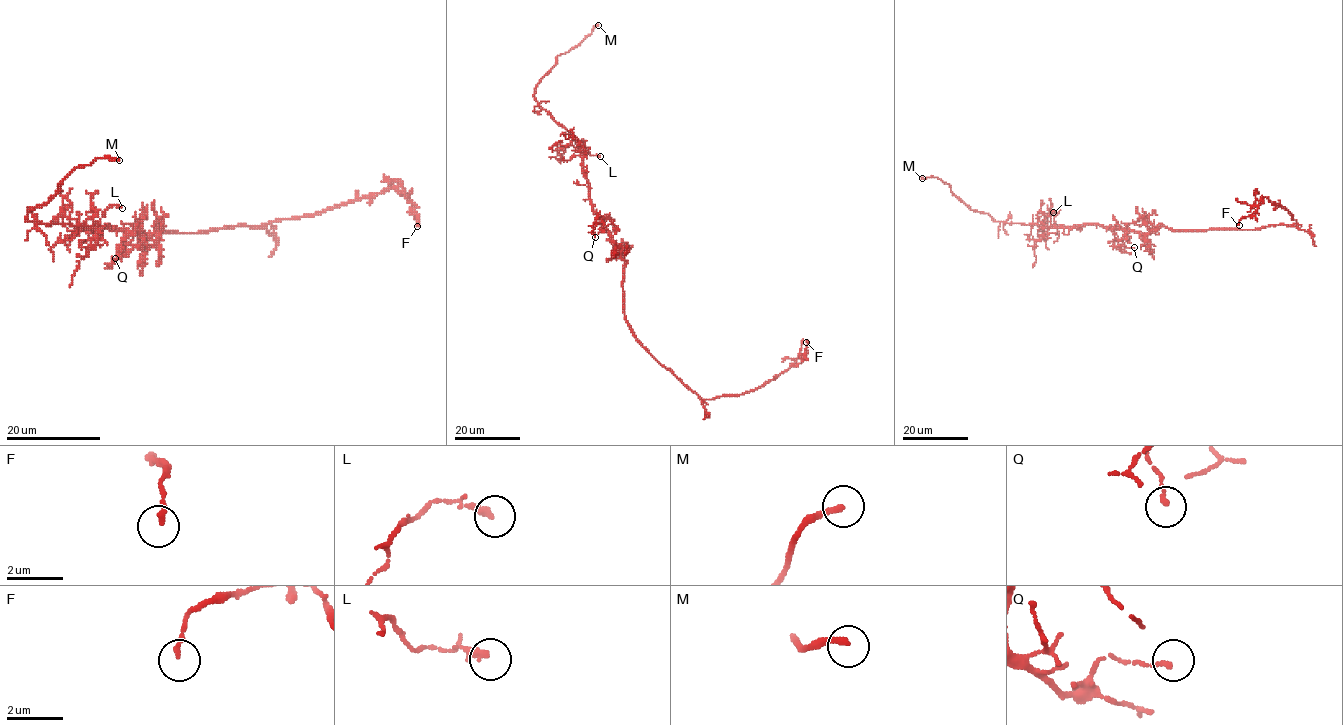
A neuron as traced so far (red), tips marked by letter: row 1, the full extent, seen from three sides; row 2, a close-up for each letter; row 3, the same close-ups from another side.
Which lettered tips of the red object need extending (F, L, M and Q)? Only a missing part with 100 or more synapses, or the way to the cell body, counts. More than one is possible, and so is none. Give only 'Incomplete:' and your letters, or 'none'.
Incomplete: M

